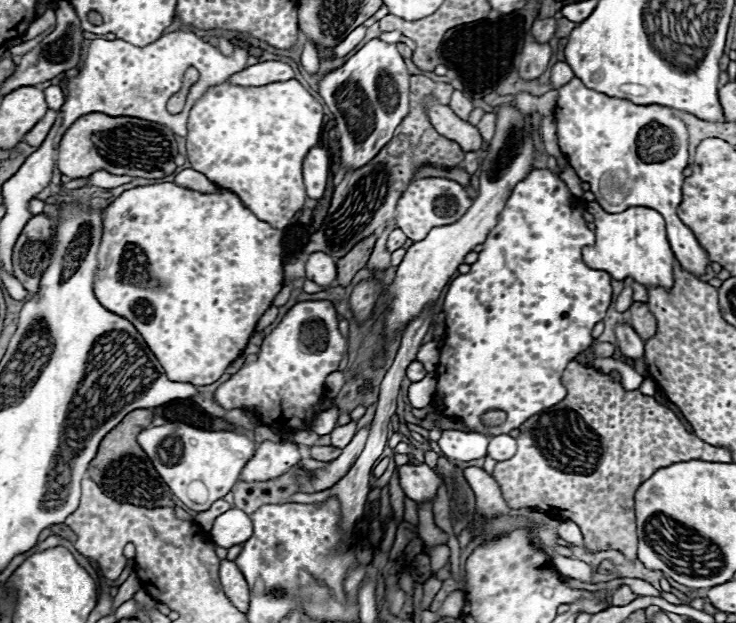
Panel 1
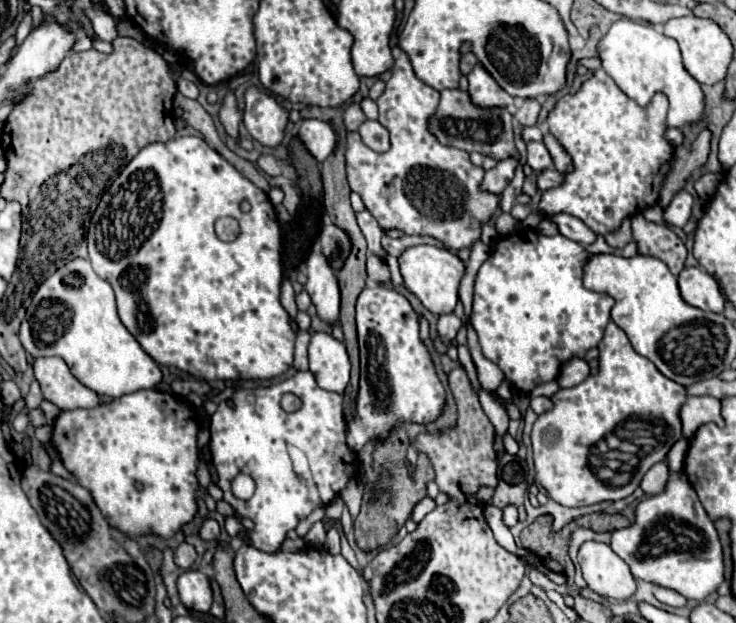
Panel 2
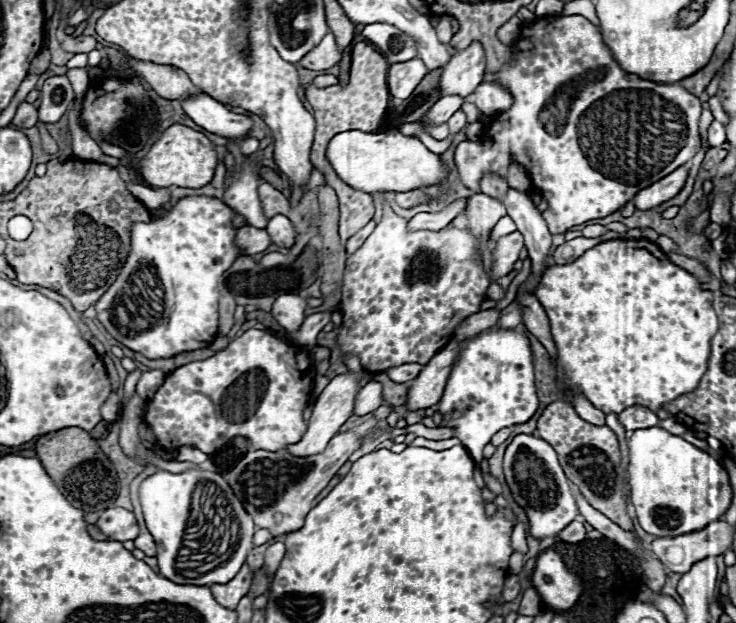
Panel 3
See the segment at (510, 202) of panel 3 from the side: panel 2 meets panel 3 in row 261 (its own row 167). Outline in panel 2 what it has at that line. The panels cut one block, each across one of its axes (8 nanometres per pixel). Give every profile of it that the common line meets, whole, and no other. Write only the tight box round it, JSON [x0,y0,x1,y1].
[528,142,552,172]

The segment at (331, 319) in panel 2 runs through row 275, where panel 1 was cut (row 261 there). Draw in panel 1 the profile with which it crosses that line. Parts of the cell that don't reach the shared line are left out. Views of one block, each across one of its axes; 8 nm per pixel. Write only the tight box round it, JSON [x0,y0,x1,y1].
[306,252,336,288]

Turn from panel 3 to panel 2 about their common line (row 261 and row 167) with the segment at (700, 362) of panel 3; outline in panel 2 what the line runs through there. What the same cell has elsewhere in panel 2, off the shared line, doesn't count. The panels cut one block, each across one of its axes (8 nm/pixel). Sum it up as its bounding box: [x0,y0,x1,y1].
[538,70,674,236]

